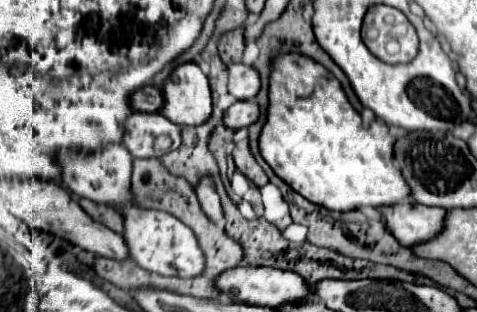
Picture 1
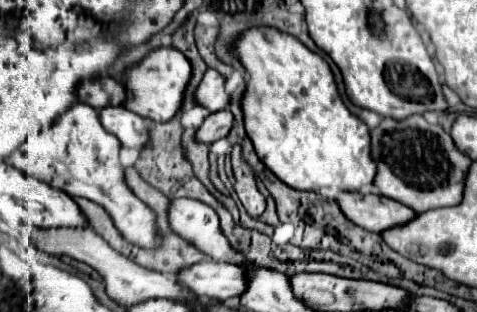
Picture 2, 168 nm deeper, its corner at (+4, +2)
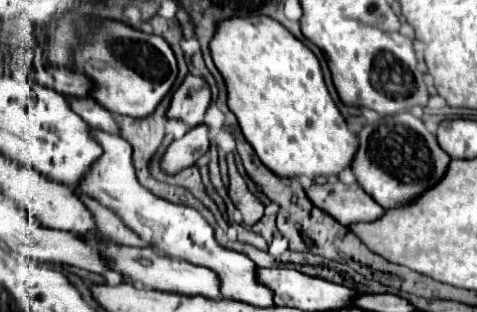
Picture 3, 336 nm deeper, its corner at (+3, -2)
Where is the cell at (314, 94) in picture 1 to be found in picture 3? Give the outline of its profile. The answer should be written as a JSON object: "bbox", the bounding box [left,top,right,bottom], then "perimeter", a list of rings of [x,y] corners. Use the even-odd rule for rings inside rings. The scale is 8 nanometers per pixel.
{"bbox":[210,16,356,180],"perimeter":[[[232,16],[220,20],[210,40],[210,52],[228,88],[228,108],[238,118],[246,140],[258,158],[262,158],[264,166],[270,166],[270,170],[284,178],[304,174],[312,180],[336,180],[338,172],[350,166],[356,154],[356,134],[346,128],[342,114],[332,102],[314,52],[296,40],[280,22],[270,16]]]}

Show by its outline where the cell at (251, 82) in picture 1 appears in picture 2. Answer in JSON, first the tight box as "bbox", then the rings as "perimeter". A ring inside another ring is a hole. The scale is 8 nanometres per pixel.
{"bbox":[197,70,229,112],"perimeter":[[[207,70],[203,76],[203,82],[197,88],[197,102],[211,112],[223,110],[229,106],[229,94],[225,90],[225,78],[217,70]]]}

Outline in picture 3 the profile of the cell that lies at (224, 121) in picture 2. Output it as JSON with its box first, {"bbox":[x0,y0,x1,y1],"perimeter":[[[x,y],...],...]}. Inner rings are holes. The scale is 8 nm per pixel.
{"bbox":[160,124,210,174],"perimeter":[[[204,124],[190,128],[180,140],[174,140],[168,150],[164,152],[162,160],[160,160],[160,168],[166,174],[176,174],[182,168],[192,166],[202,154],[206,154],[210,146],[208,140],[208,128]]]}

